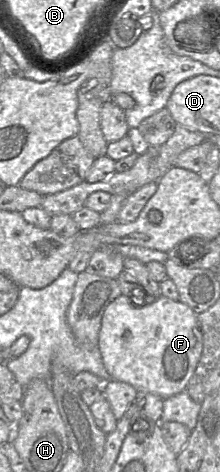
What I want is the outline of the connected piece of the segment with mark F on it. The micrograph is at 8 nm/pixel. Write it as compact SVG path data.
M122 294L105 309L98 347L111 379L128 383L138 391L147 391L165 399L186 391L202 354L203 339L197 314L187 304L160 296L143 306L135 306L129 296Z

